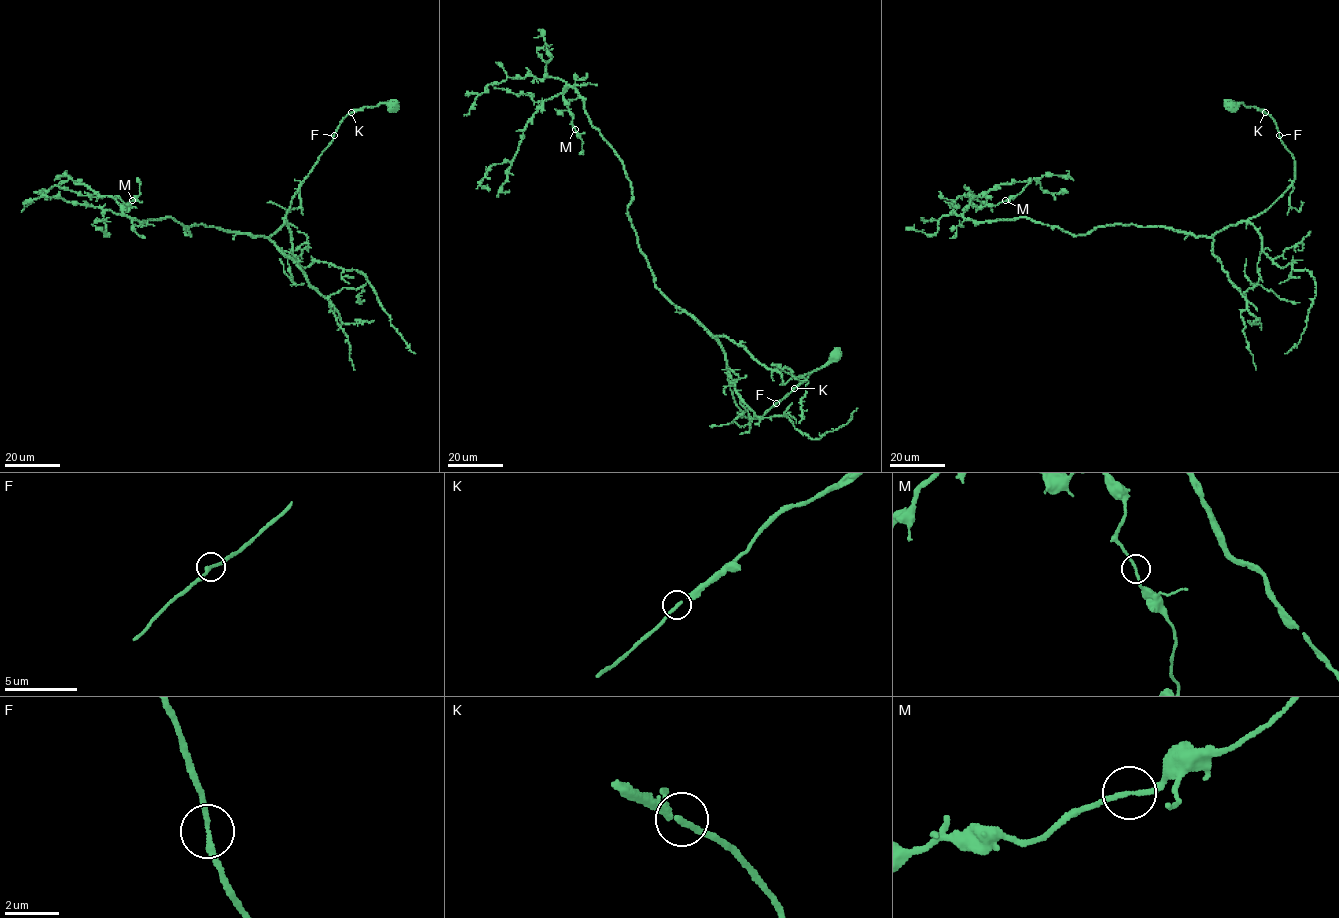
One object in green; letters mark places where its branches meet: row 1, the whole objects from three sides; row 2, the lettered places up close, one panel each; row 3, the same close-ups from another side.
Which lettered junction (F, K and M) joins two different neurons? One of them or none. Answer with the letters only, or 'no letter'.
no letter

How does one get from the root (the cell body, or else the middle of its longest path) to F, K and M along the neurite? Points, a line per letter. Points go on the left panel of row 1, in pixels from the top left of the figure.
F: (393, 106), (380, 103), (354, 110), (342, 120), (334, 135)
K: (393, 106), (380, 103), (351, 112)
M: (393, 106), (342, 120), (268, 237), (196, 224), (186, 235), (170, 217), (127, 216), (120, 205), (132, 201)

